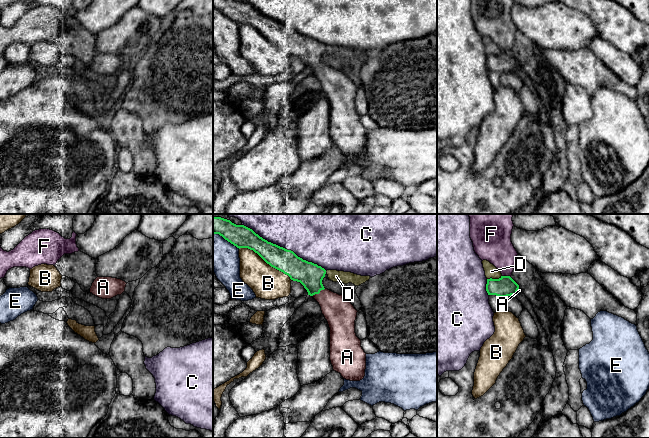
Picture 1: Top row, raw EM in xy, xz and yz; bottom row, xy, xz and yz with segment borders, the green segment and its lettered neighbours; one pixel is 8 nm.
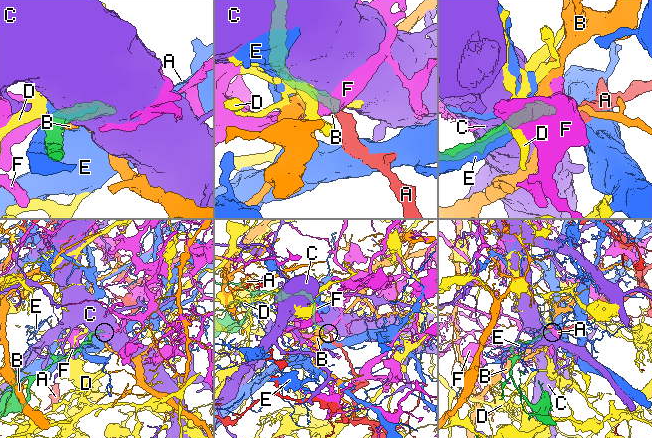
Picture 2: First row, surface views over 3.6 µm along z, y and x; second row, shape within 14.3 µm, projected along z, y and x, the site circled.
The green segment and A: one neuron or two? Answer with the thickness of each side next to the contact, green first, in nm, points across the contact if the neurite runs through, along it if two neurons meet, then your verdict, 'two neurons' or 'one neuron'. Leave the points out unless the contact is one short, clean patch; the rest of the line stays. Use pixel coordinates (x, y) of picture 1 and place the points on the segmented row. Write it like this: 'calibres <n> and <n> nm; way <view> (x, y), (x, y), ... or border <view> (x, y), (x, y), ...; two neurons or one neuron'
calibres 200 and 240 nm; way xz (310, 275), (318, 293), (340, 314); one neuron

